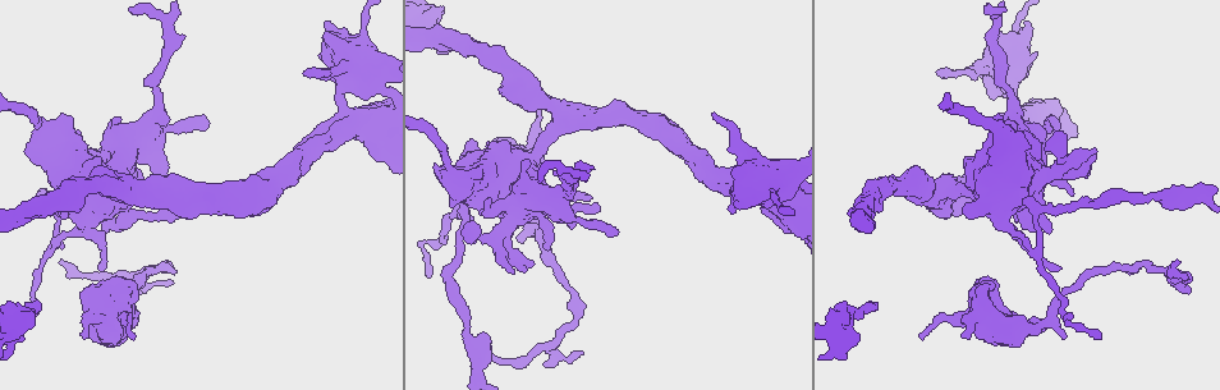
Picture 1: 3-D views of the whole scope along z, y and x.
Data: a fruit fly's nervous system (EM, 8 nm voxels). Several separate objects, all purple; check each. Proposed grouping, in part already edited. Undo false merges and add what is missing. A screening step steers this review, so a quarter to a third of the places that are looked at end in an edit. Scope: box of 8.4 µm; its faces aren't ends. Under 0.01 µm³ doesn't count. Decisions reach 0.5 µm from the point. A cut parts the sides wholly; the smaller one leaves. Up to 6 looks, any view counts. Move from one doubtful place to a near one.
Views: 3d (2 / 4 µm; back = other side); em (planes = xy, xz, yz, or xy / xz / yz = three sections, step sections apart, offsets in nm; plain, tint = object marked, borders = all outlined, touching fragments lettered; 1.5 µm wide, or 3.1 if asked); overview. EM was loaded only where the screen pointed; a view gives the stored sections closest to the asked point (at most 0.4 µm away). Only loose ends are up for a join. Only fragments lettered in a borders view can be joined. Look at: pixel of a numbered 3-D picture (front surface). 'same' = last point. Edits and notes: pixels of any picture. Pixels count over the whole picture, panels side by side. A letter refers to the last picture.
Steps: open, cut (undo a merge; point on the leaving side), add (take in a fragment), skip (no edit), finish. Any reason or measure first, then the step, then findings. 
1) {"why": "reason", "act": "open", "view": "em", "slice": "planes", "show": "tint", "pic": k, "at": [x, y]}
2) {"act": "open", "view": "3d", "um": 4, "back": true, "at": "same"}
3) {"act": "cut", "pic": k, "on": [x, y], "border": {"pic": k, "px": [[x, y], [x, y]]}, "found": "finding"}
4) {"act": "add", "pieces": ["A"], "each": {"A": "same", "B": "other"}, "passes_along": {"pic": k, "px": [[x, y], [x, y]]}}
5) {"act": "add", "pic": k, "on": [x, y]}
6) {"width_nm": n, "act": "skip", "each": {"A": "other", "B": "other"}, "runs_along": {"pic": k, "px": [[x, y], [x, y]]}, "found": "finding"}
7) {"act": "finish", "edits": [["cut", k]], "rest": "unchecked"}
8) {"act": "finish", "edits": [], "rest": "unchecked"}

{"act": "open", "view": "3d", "um": 4, "pic": 1, "at": [39, 309]}

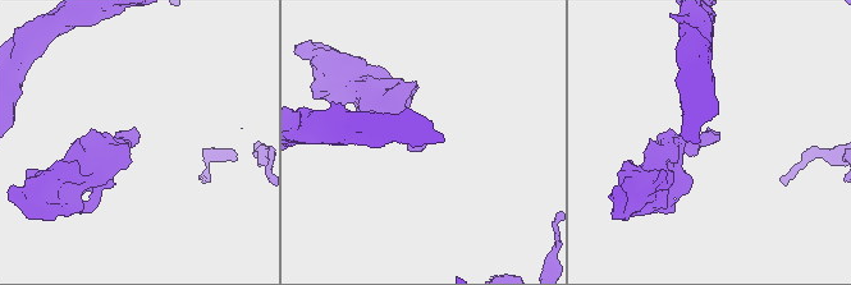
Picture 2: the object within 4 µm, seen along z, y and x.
{"act": "open", "view": "em", "slice": "xy", "step": 8, "show": "tint", "pic": 2, "at": [717, 141]}

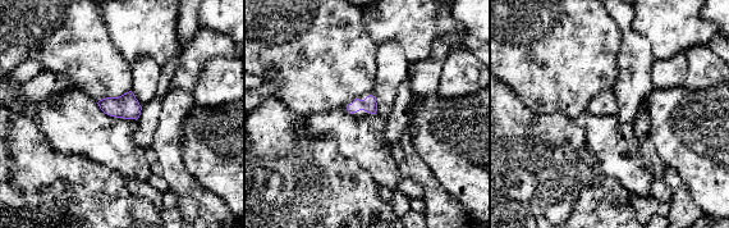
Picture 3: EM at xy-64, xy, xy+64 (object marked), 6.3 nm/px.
{"act": "open", "view": "em", "slice": "xy", "step": 8, "show": "borders", "at": "same"}

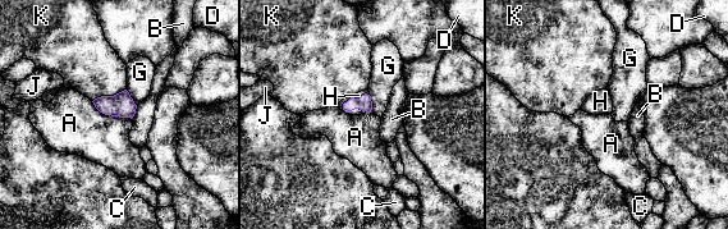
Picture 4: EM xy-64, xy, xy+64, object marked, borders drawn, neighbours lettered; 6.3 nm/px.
{"act": "add", "pieces": ["H"], "each": {"A": "other", "B": "other", "C": "other", "D": "other", "G": "other", "H": "same", "J": "other", "K": "other"}, "passes_along": {"pic": 4, "px": [[365, 104], [353, 97], [358, 95]]}, "found": "it goes on there"}

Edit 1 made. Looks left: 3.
{"why": "an open end", "act": "open", "view": "3d", "um": 4, "pic": 1, "at": [960, 336]}

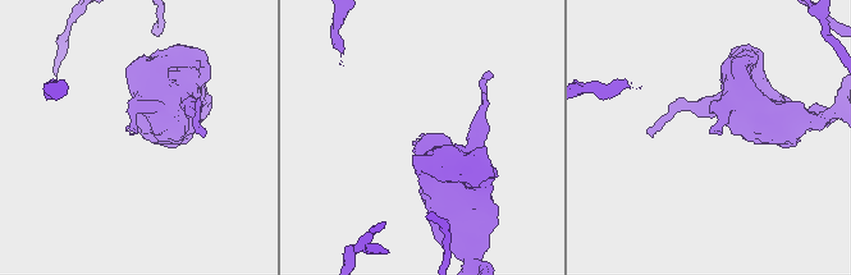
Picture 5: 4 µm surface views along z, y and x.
{"act": "open", "view": "em", "slice": "planes", "show": "borders", "pic": 5, "at": [422, 133]}

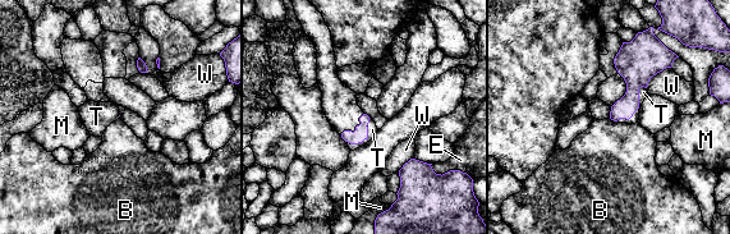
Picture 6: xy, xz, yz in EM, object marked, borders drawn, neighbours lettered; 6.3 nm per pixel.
{"act": "add", "pieces": ["T"], "each": {"B": "other", "E": "other", "M": "other", "T": "same", "W": "other"}, "passes_along": {"pic": 6, "px": [[637, 67], [638, 106], [643, 92]]}, "found": "it goes on there"}

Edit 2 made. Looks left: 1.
{"act": "finish", "edits": [["add", 4], ["add", 6]], "rest": "unchecked"}

